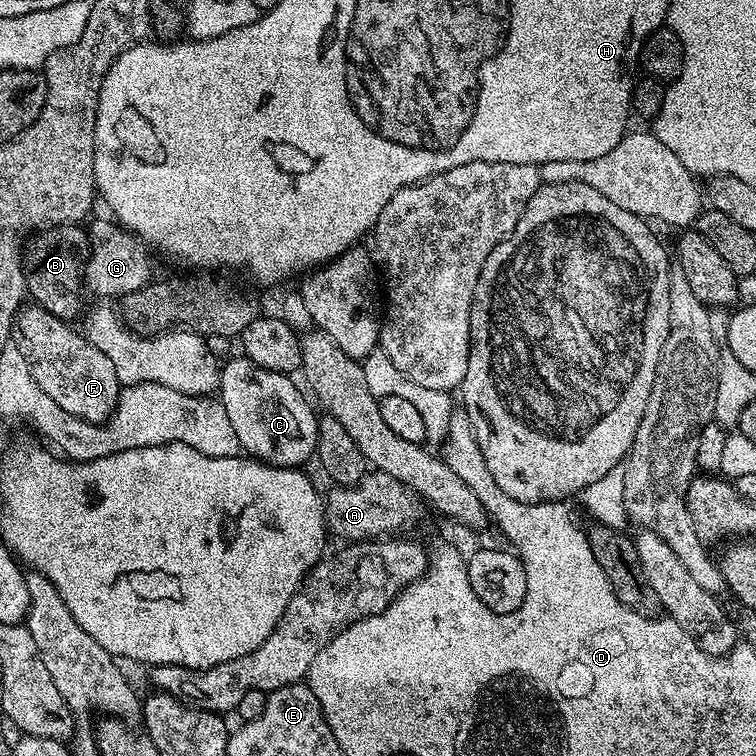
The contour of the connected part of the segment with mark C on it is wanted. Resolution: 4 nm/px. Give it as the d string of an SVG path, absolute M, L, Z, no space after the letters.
M239 358L240 360L232 360L228 365L223 365L220 368L220 387L218 389L218 399L223 404L226 410L226 415L230 417L230 426L234 426L234 434L238 434L238 442L241 449L249 457L255 458L266 464L273 464L276 468L300 468L308 459L313 459L316 450L316 441L318 438L318 416L317 413L312 413L312 408L306 401L300 397L300 392L291 384L289 377L283 372L267 372L262 370L257 364L250 363L246 358Z

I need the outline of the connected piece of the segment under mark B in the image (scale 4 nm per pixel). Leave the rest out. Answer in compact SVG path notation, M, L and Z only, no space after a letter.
M58 224L54 228L43 229L35 239L27 245L24 253L24 287L27 295L31 299L33 296L36 299L33 301L52 316L57 316L65 322L75 321L75 316L80 312L79 292L82 292L84 264L88 261L90 247L87 231L80 224Z

